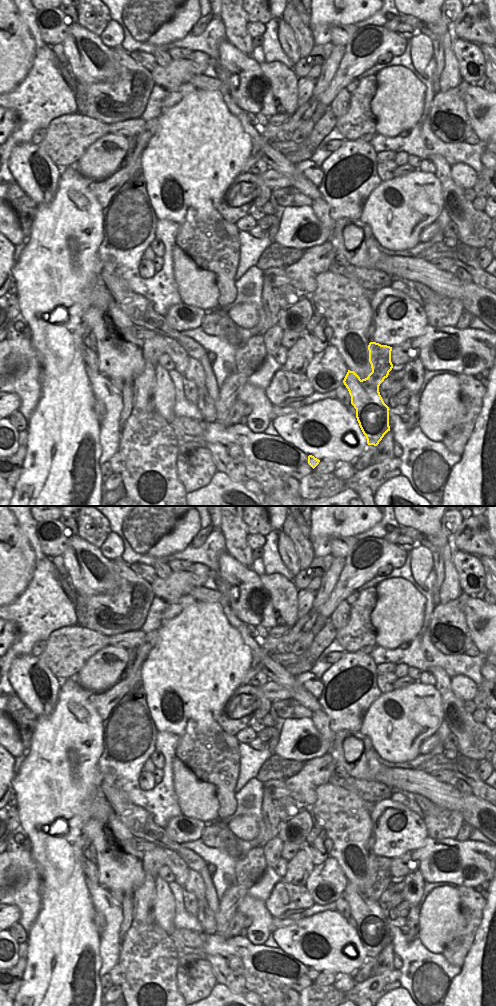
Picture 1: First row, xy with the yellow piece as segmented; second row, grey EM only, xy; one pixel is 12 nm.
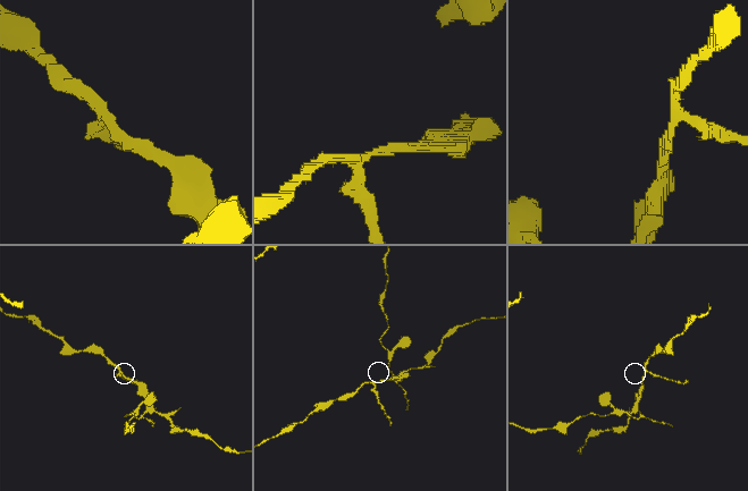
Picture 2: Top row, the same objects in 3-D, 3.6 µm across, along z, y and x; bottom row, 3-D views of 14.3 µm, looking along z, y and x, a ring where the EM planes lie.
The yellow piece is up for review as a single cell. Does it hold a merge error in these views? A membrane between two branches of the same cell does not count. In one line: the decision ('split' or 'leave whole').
split

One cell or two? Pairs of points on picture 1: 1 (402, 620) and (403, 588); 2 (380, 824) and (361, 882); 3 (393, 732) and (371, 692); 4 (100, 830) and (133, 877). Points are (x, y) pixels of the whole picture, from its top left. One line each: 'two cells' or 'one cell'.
1: one cell
2: two cells
3: two cells
4: one cell

